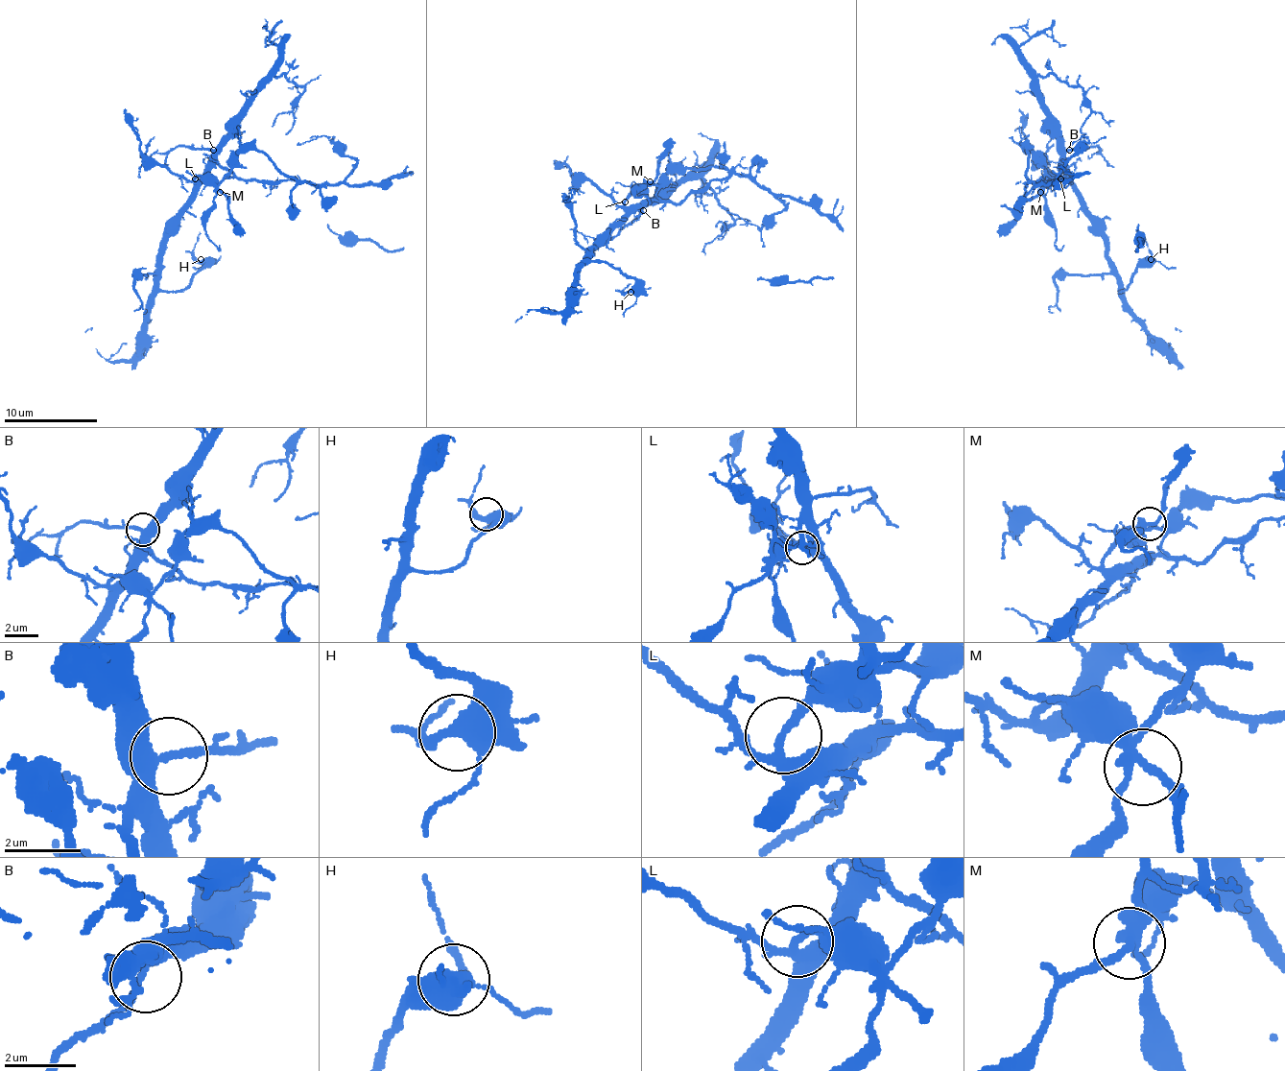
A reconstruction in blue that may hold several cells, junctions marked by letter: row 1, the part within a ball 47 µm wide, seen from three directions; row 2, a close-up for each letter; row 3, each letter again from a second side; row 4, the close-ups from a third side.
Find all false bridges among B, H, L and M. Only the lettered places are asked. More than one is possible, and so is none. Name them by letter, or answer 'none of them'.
L

